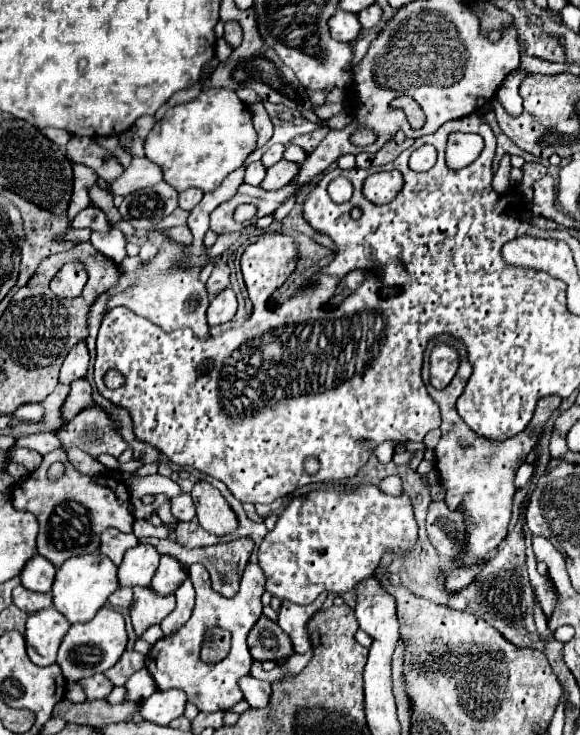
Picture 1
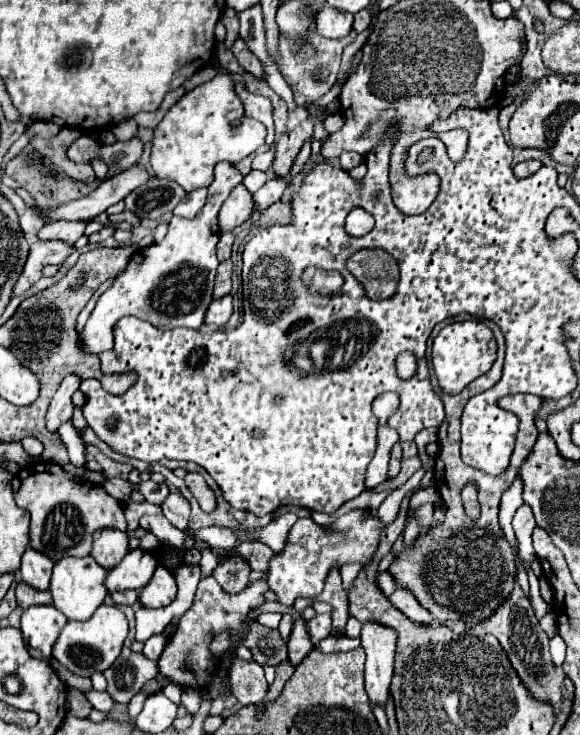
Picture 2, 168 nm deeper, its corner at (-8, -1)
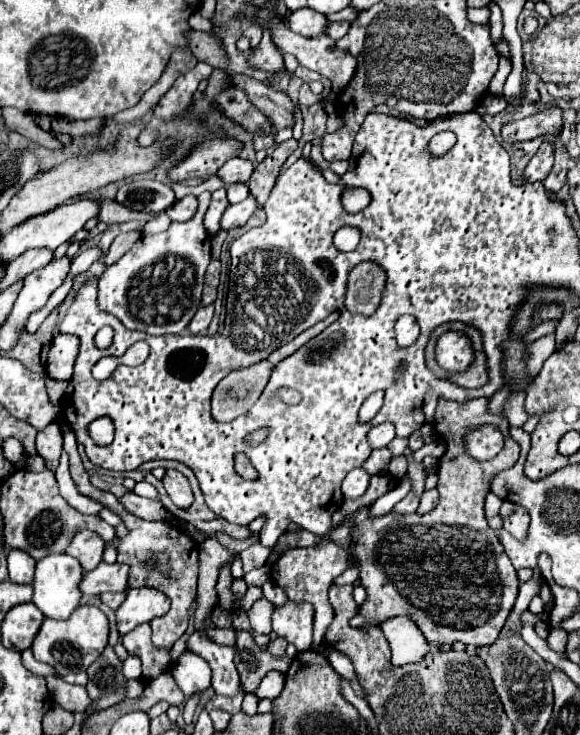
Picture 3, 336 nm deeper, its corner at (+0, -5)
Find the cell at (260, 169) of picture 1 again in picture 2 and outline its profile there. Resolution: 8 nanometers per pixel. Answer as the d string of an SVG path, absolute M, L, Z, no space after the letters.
M252 170L248 176L244 176L244 180L242 180L242 184L246 186L246 190L248 192L256 192L260 186L264 186L264 182L268 180L268 176L266 176L266 172L258 172L258 170Z

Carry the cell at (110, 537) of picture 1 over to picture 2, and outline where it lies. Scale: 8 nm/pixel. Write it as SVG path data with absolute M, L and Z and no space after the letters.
M102 530L94 532L94 542L92 542L92 552L90 556L96 558L96 562L110 570L114 568L128 552L128 538L120 530Z

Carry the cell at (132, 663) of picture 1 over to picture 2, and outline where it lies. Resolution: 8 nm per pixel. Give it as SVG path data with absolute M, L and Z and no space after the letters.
M124 648L120 656L112 662L110 668L104 670L106 676L106 692L114 702L128 704L130 698L152 678L158 674L158 664L144 658L142 654Z

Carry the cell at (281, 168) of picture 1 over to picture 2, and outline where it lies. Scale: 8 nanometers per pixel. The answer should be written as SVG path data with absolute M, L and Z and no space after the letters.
M270 178L258 192L254 192L254 204L258 206L258 212L264 212L268 206L280 200L282 192L286 188L286 182L282 178Z

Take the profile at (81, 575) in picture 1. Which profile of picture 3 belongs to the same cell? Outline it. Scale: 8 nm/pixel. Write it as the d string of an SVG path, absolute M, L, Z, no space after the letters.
M50 554L48 558L42 558L36 564L36 574L34 574L34 598L32 602L44 612L46 618L54 618L54 620L66 620L70 618L70 614L78 608L80 600L82 600L82 590L80 590L80 582L82 582L84 570L78 564L76 558L68 556L68 554Z

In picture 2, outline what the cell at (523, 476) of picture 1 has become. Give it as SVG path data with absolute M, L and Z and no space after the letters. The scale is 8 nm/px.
M520 506L514 514L514 520L512 520L512 526L514 526L514 532L516 532L516 538L518 538L518 546L520 546L520 556L532 564L536 560L536 554L534 554L534 548L532 548L532 530L536 526L534 522L534 516L532 516L532 510L530 506Z

